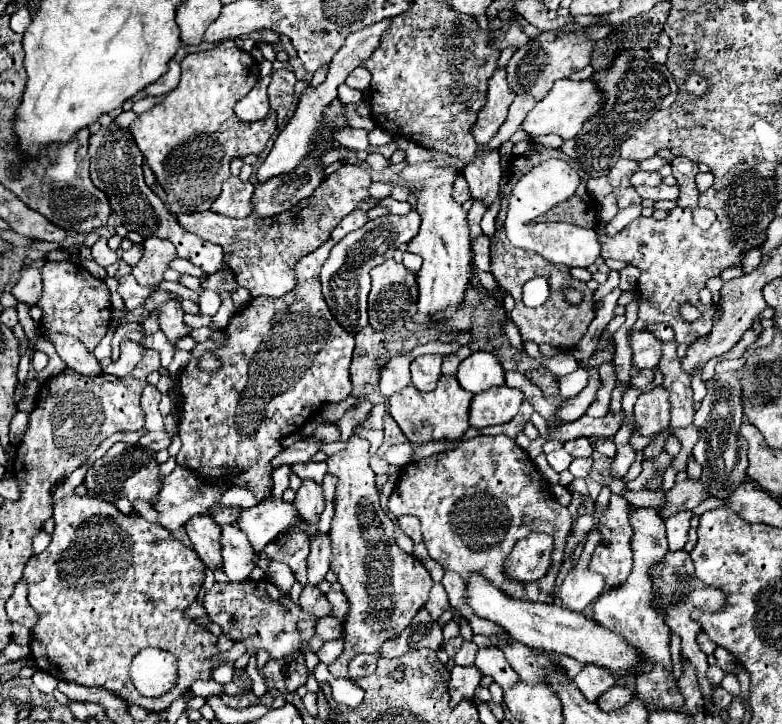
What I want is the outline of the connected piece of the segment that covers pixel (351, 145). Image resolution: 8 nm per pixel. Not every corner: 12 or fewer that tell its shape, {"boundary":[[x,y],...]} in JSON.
{"boundary":[[347,127],[333,136],[340,145],[356,152],[369,146],[368,132]]}

